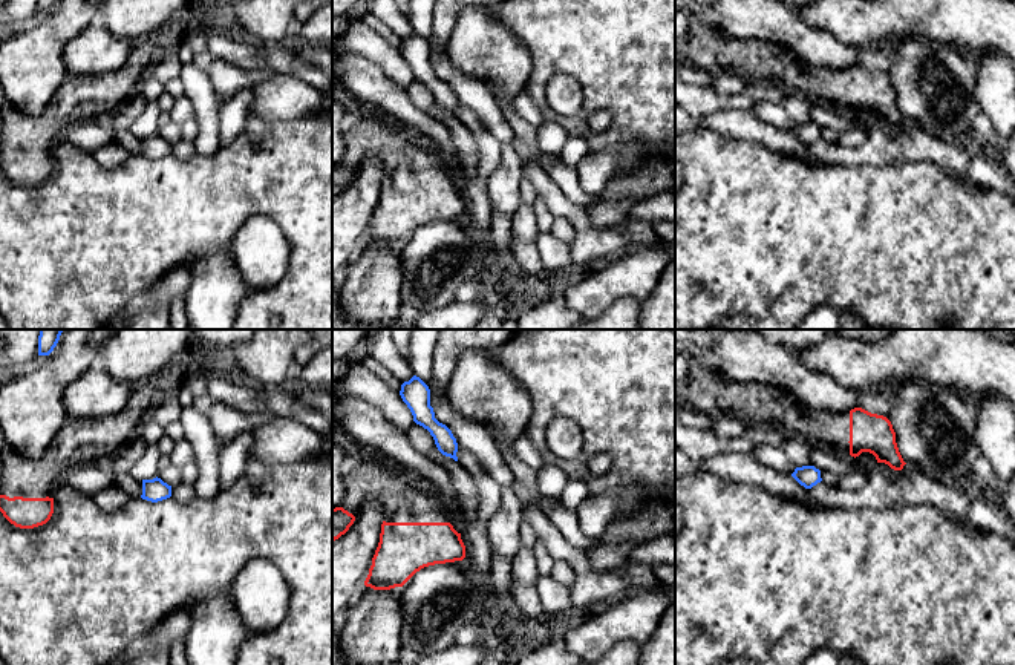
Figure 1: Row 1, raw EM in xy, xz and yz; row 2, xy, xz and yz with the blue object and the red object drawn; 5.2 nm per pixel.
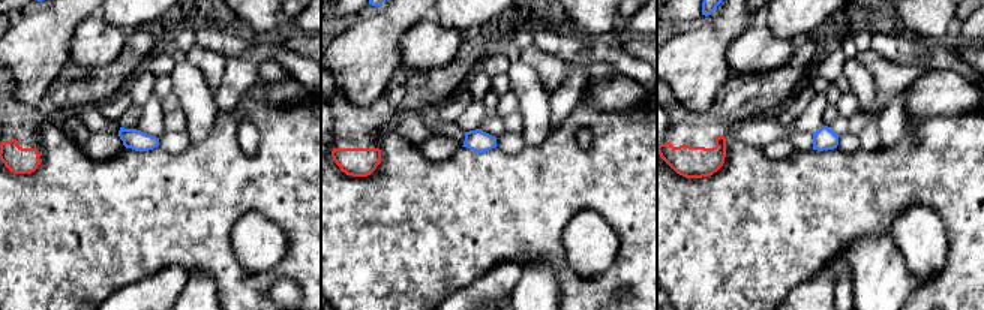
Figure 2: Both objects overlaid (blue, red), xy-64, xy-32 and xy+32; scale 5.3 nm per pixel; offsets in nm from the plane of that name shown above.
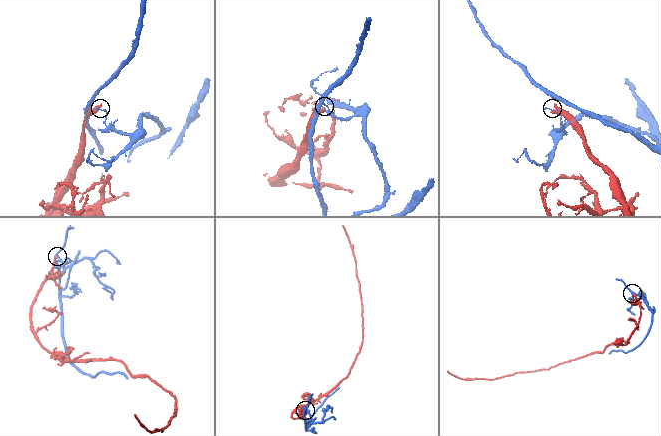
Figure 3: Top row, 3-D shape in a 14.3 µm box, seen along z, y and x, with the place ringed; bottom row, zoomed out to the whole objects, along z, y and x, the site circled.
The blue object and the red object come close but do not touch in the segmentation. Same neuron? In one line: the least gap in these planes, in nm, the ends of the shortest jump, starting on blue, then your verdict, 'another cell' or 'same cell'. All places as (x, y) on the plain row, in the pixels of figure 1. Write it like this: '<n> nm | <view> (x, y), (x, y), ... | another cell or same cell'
180 nm | yz (819, 127), (850, 111) | another cell

